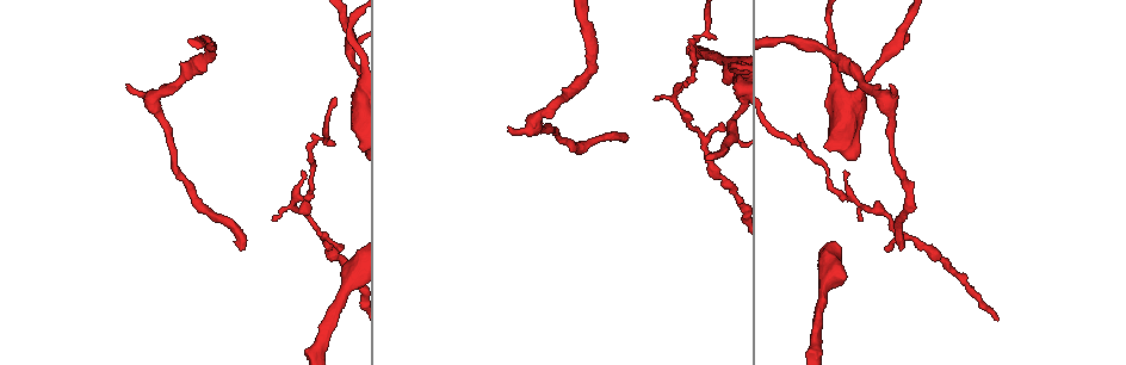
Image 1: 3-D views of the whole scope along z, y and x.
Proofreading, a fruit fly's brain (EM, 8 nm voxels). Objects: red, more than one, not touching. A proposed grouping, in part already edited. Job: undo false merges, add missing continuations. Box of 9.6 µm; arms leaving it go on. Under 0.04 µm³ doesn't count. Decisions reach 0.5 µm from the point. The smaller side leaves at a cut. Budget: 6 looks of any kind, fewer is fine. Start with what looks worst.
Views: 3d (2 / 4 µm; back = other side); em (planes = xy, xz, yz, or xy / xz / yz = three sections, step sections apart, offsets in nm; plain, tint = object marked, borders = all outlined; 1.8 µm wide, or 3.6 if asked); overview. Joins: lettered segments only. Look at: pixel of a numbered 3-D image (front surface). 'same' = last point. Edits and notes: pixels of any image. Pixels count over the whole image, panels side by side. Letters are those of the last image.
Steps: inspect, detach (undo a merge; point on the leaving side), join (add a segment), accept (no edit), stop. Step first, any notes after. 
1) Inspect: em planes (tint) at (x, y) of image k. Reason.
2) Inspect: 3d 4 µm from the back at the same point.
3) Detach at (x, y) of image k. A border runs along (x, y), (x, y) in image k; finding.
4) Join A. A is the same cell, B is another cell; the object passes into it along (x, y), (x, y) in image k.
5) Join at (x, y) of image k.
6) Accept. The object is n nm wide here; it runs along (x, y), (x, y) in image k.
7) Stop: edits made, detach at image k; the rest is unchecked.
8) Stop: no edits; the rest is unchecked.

Inspect: em 3.6 µm planes (borders) at (241, 247) of image 1. Branch stops here.

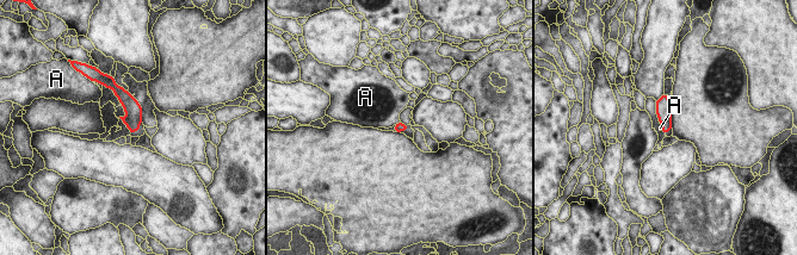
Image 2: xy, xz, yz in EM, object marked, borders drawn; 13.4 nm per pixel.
Accept. The object is 120 nm wide here; A is another cell; a border runs along (400, 122), (395, 125) in image 2; none of them fits.

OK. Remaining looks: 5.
Inspect: em planes (borders) at (891, 85) of image 1. Thin end.

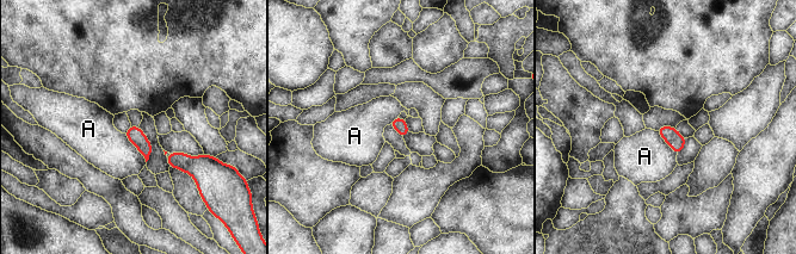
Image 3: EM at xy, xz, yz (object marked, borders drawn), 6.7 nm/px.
Accept. The longest contact is with A, 240 nm; A is another cell; a border runs along (124, 134), (146, 162) in image 3; none of them fits.

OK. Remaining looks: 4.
Inspect: em planes (borders) at (861, 209) of image 1. Abrupt turn.

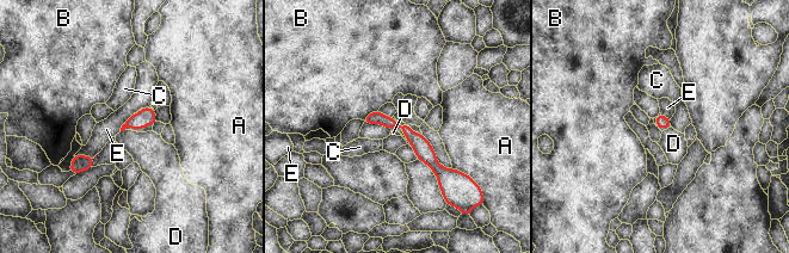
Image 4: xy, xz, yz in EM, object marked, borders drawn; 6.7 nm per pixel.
Accept. The object is 80 nm wide here; A, B, C, D and E are other cells; a border runs along (125, 130), (121, 131) in image 4; all the same neuron.

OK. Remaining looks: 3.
Stop: no edits; the rest is unchecked.

